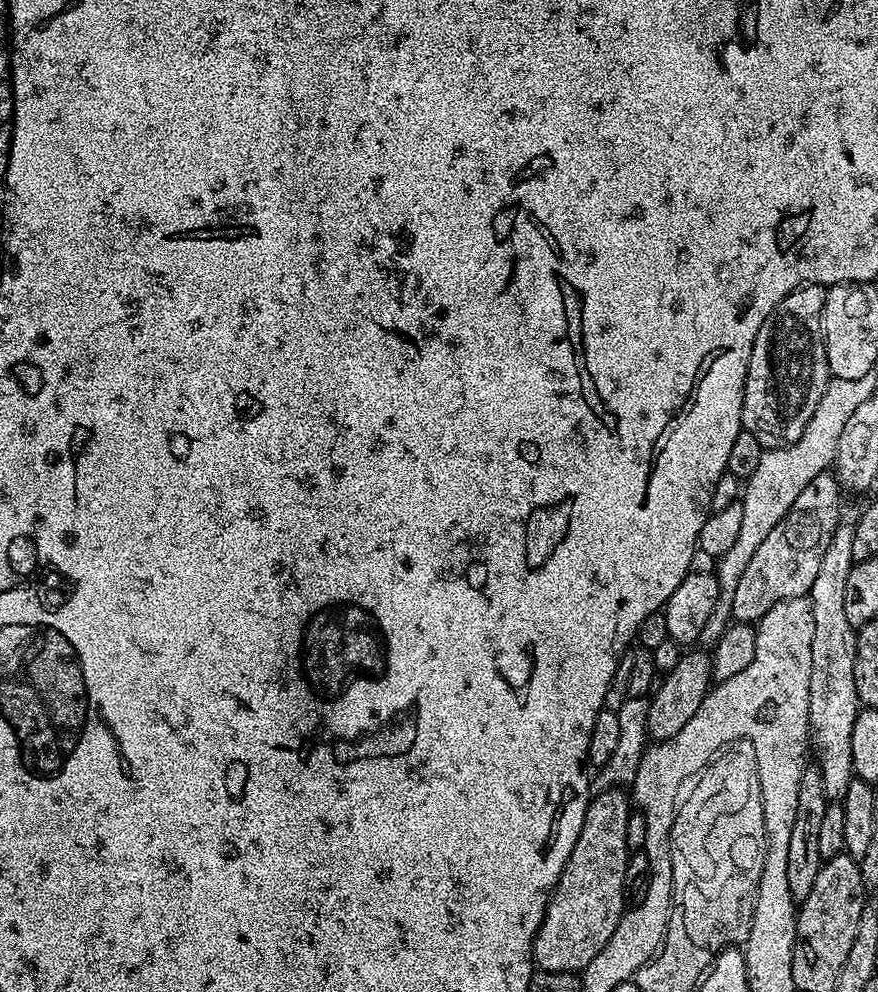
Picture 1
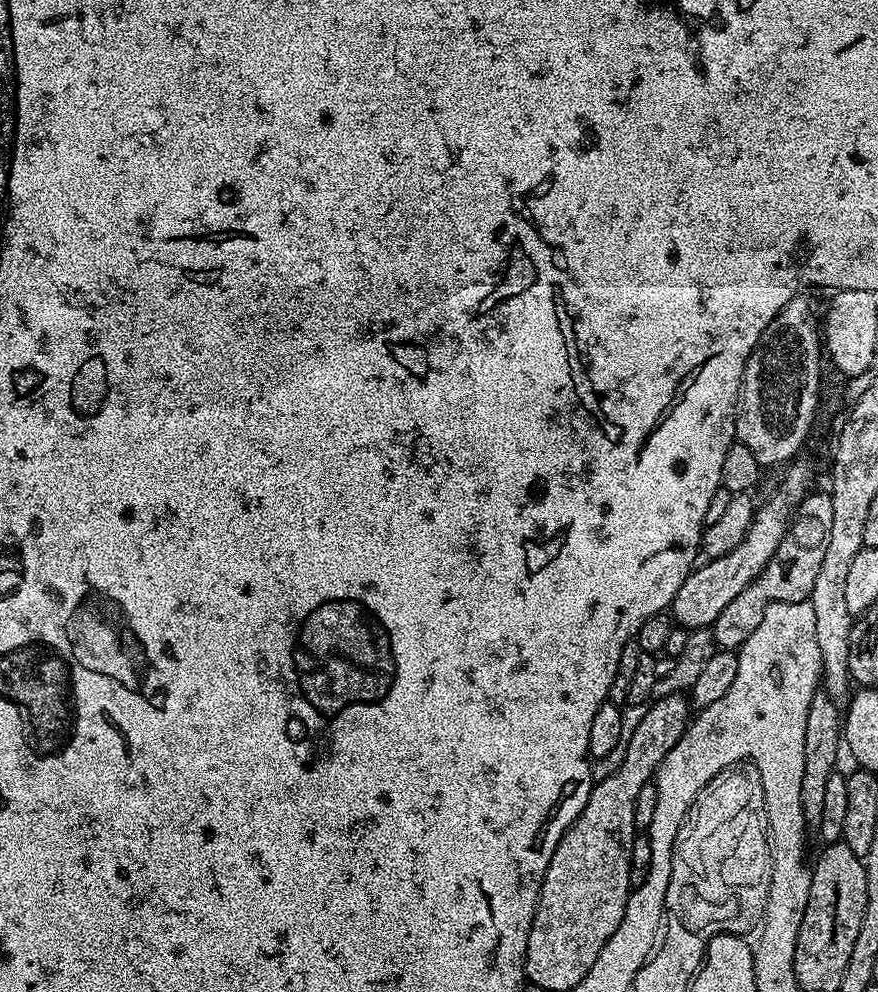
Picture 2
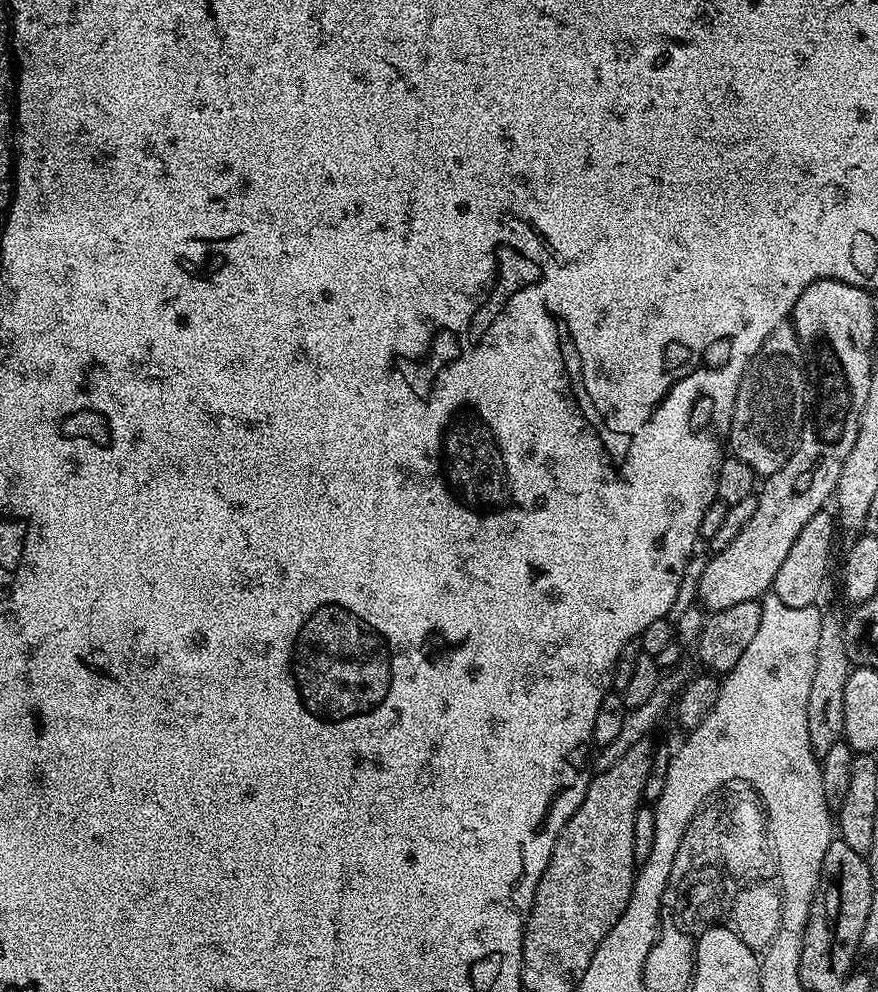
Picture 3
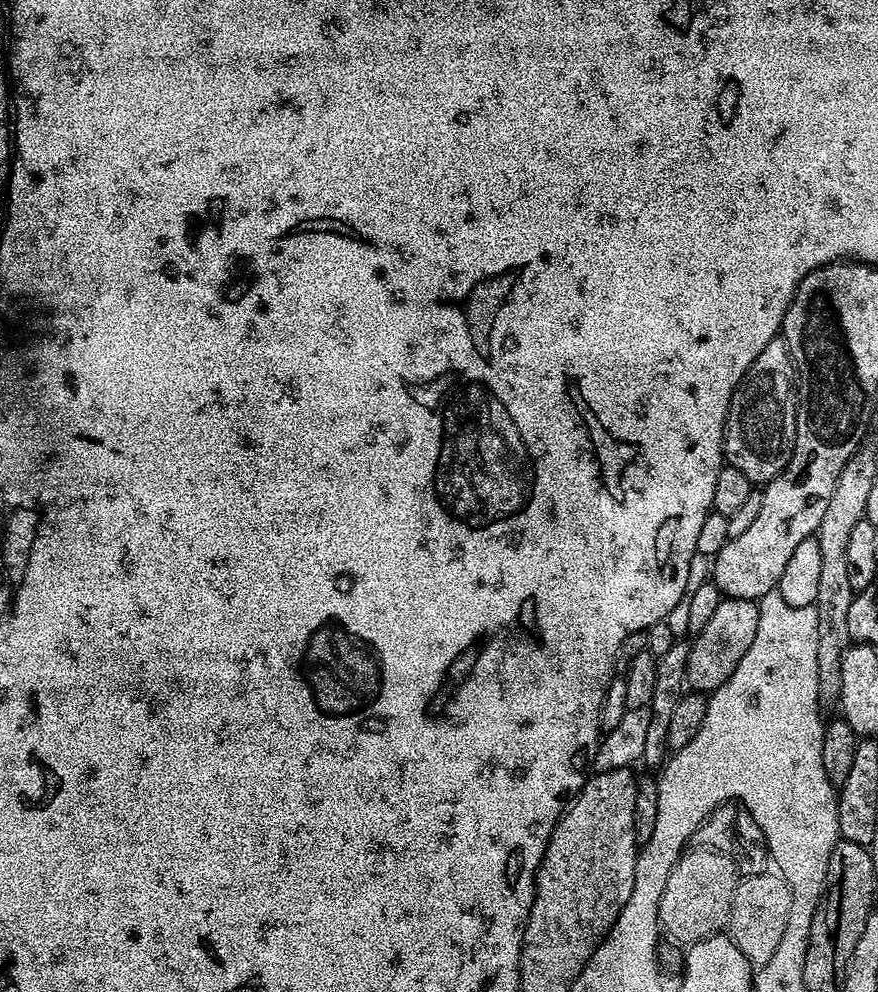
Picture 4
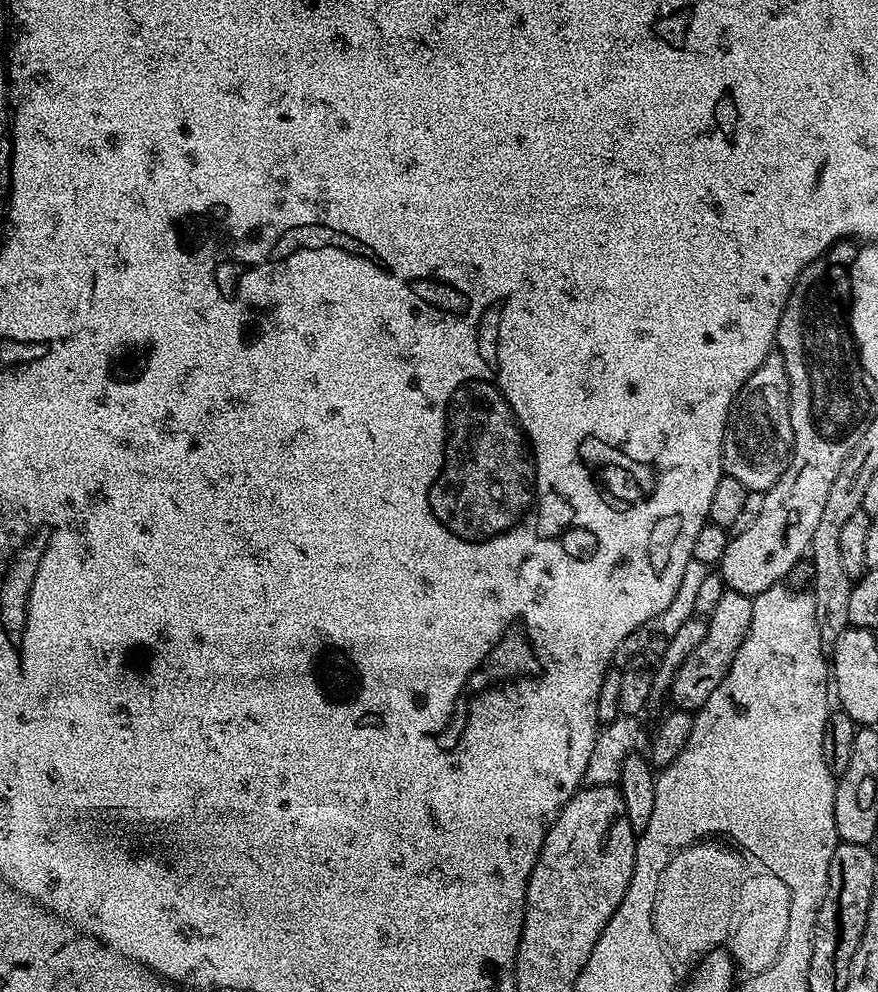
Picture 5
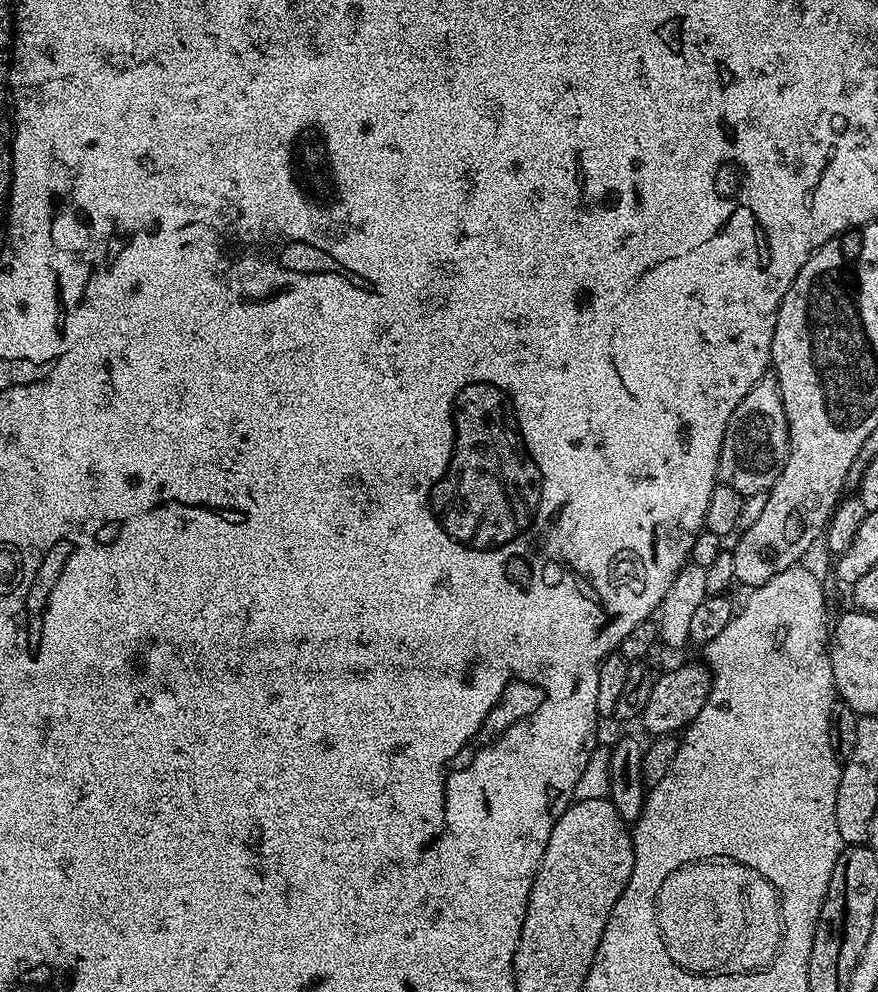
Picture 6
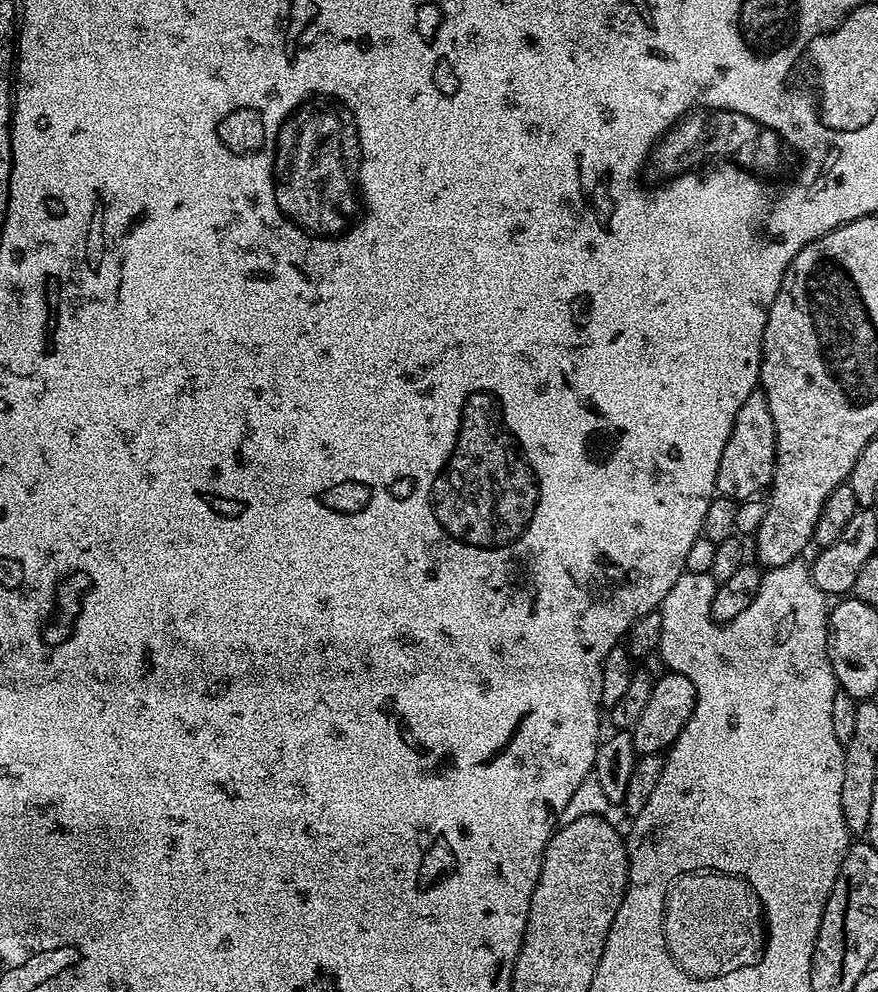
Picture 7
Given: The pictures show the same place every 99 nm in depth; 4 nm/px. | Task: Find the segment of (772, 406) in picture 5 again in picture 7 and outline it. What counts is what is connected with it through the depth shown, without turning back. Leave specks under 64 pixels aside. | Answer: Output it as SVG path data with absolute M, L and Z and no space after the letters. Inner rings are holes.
M757 390L749 394L746 402L738 410L734 418L734 426L730 430L730 438L726 438L726 446L722 450L722 462L718 462L718 478L716 490L721 496L728 496L737 502L751 500L767 489L776 473L776 431L774 418L770 418L770 406L766 402L763 391Z

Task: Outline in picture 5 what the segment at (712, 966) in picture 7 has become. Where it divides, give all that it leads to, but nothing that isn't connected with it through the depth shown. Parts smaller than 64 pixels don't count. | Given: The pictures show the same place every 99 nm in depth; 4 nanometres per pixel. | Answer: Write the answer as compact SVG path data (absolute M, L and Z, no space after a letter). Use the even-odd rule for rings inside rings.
M697 842L683 848L660 875L652 921L660 943L674 956L676 952L677 961L696 962L708 952L723 949L720 940L724 940L724 932L728 932L728 916L732 916L732 892L736 892L736 880L740 880L740 864L736 864L736 860L741 853L731 847L723 848L720 844L712 843L720 842Z

